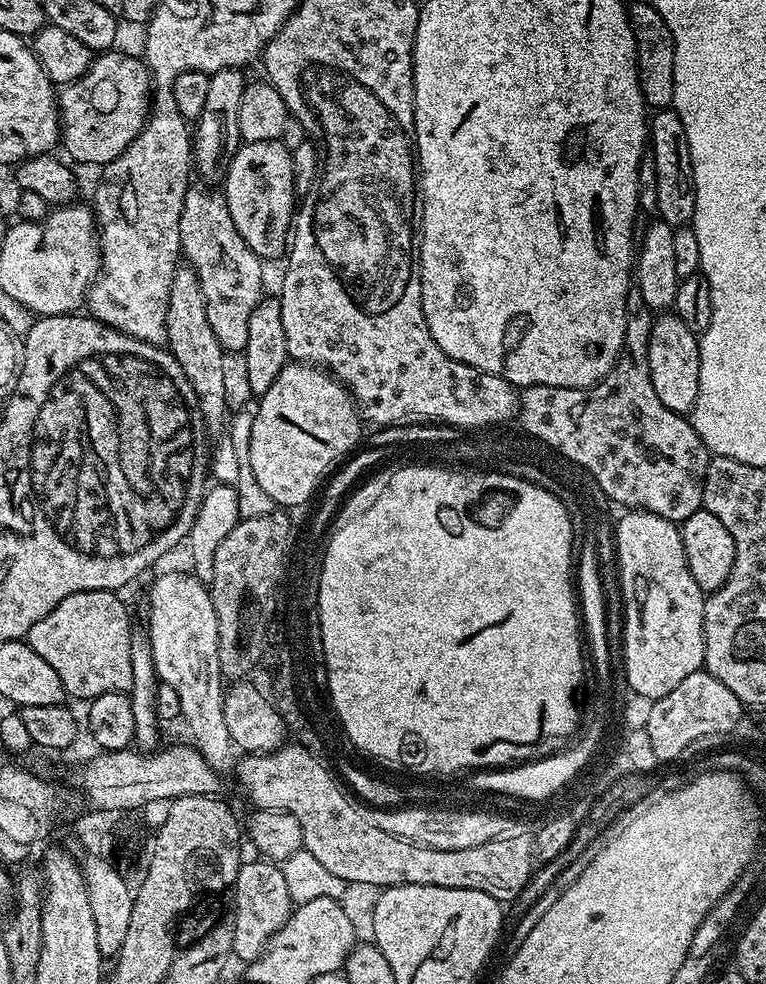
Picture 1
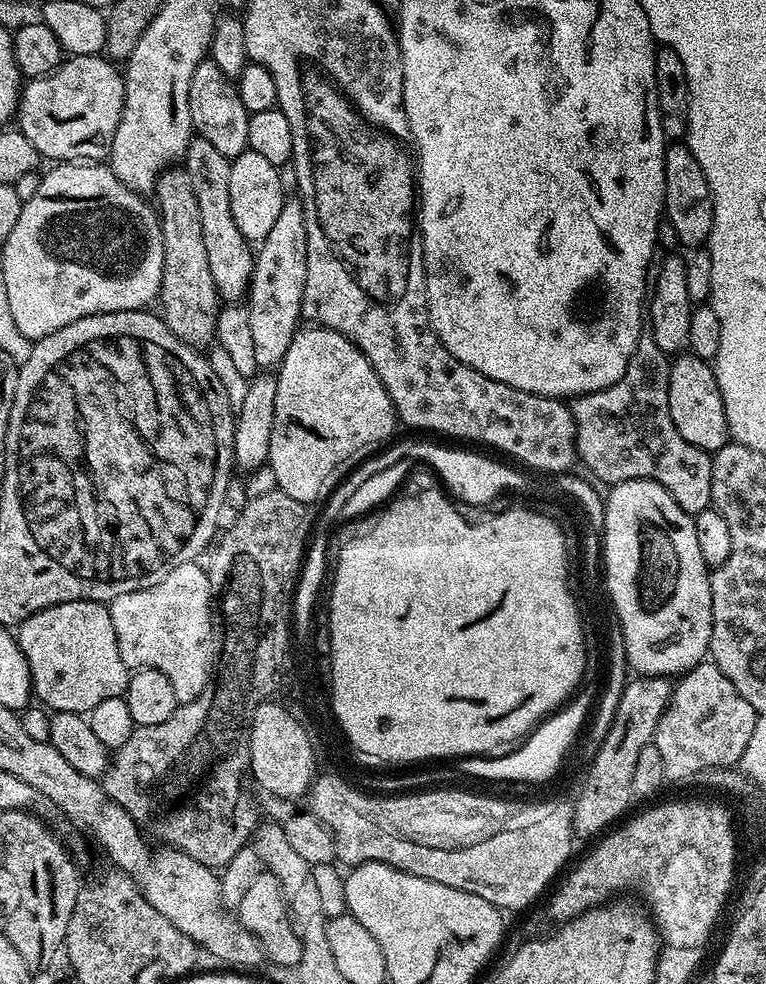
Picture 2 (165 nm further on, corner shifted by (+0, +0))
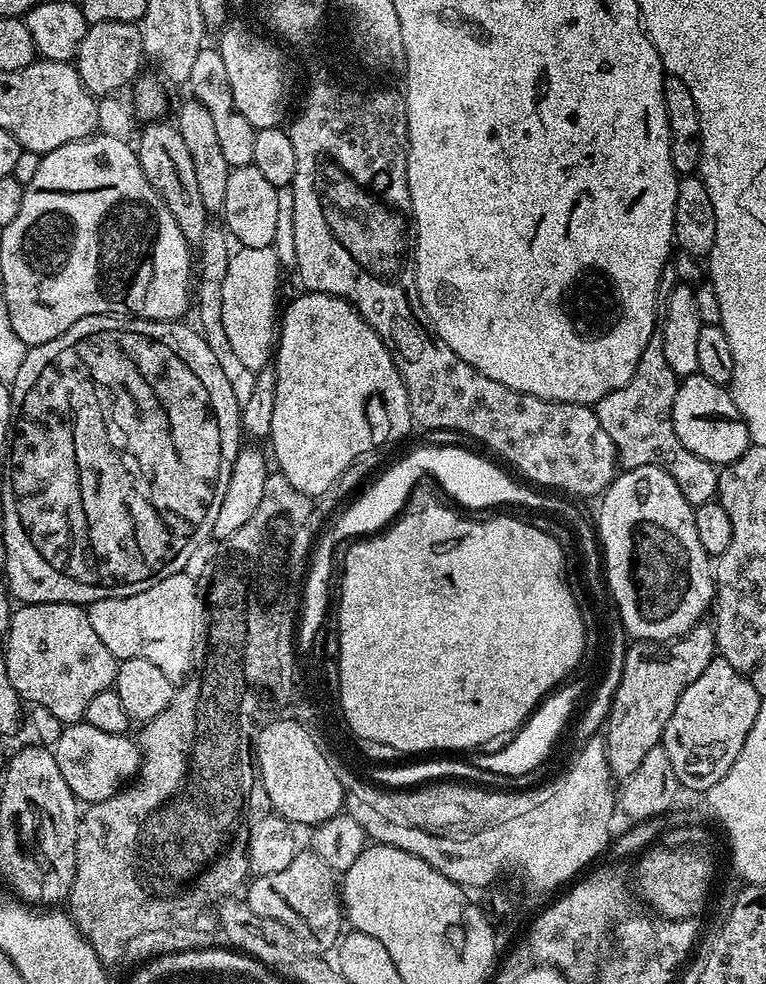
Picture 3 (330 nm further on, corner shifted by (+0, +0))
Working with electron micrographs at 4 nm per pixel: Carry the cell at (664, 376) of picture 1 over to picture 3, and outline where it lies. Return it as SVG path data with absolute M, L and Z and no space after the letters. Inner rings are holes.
M685 376L677 383L672 421L678 442L711 464L733 464L750 447L748 427L732 400L731 391L725 385L710 382L705 376Z

